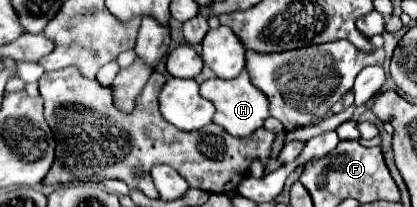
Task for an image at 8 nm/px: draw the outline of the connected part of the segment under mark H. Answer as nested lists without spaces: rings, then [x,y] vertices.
[[[242,71],[236,79],[224,81],[224,79],[208,79],[200,85],[200,93],[202,97],[210,99],[216,107],[216,115],[214,115],[214,123],[220,125],[222,129],[226,129],[232,137],[248,137],[252,135],[256,129],[260,129],[268,117],[268,99],[266,95],[256,89],[250,83],[250,77],[246,71]]]

